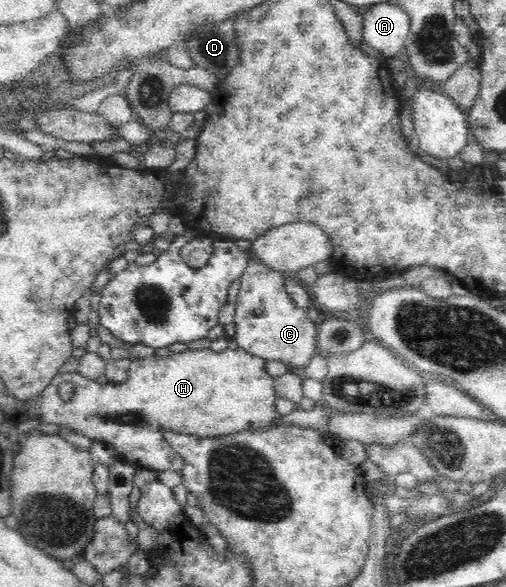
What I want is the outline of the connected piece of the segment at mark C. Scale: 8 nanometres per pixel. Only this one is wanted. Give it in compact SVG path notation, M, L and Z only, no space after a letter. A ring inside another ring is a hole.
M249 260L249 265L242 277L240 277L240 289L235 303L235 314L233 323L235 325L235 334L232 339L250 355L267 359L268 361L281 361L293 371L302 371L308 367L312 358L320 353L318 349L318 328L319 321L312 320L308 316L305 308L298 307L292 300L292 296L286 289L284 275L281 272L266 268L264 264L258 261Z

